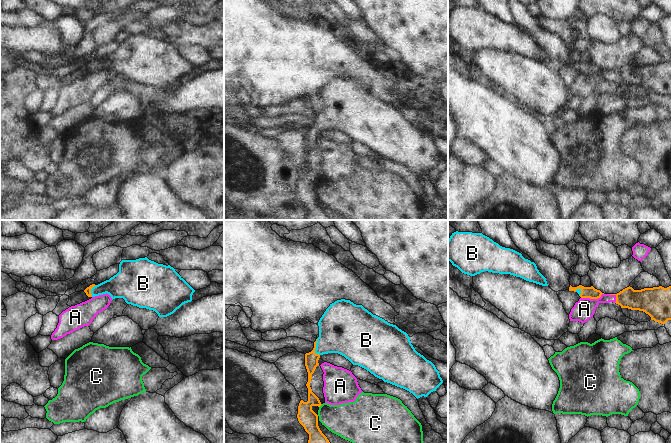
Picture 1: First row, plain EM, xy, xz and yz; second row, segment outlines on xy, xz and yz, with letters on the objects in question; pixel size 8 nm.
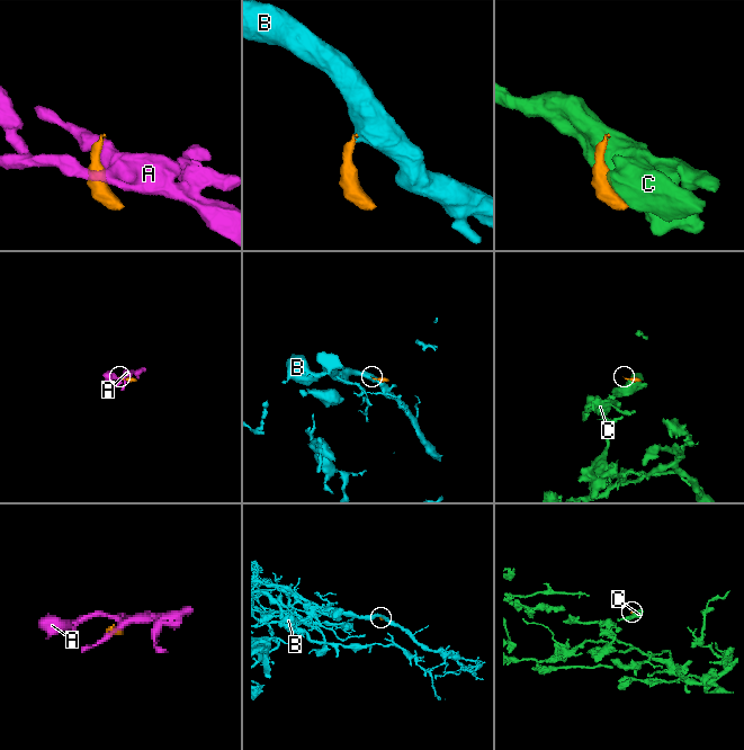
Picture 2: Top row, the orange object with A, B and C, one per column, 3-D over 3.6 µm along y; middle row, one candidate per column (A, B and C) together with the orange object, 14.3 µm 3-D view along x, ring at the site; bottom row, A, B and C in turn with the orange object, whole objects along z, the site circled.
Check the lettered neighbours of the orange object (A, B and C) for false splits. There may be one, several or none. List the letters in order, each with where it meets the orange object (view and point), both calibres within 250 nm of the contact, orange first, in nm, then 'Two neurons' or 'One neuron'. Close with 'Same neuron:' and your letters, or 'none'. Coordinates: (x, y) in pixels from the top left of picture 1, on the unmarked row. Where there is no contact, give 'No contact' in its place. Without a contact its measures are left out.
A: Touches orange at yz (592, 74). Thickness 100 nm (orange) against 170 nm. Two neurons
B: Touches orange at xz (315, 124). Thickness 110 nm (orange) against 360 nm. One neuron
C: Touches orange at xz (320, 181). Thickness 150 nm (orange) against 280 nm. Two neurons
Same neuron: B

